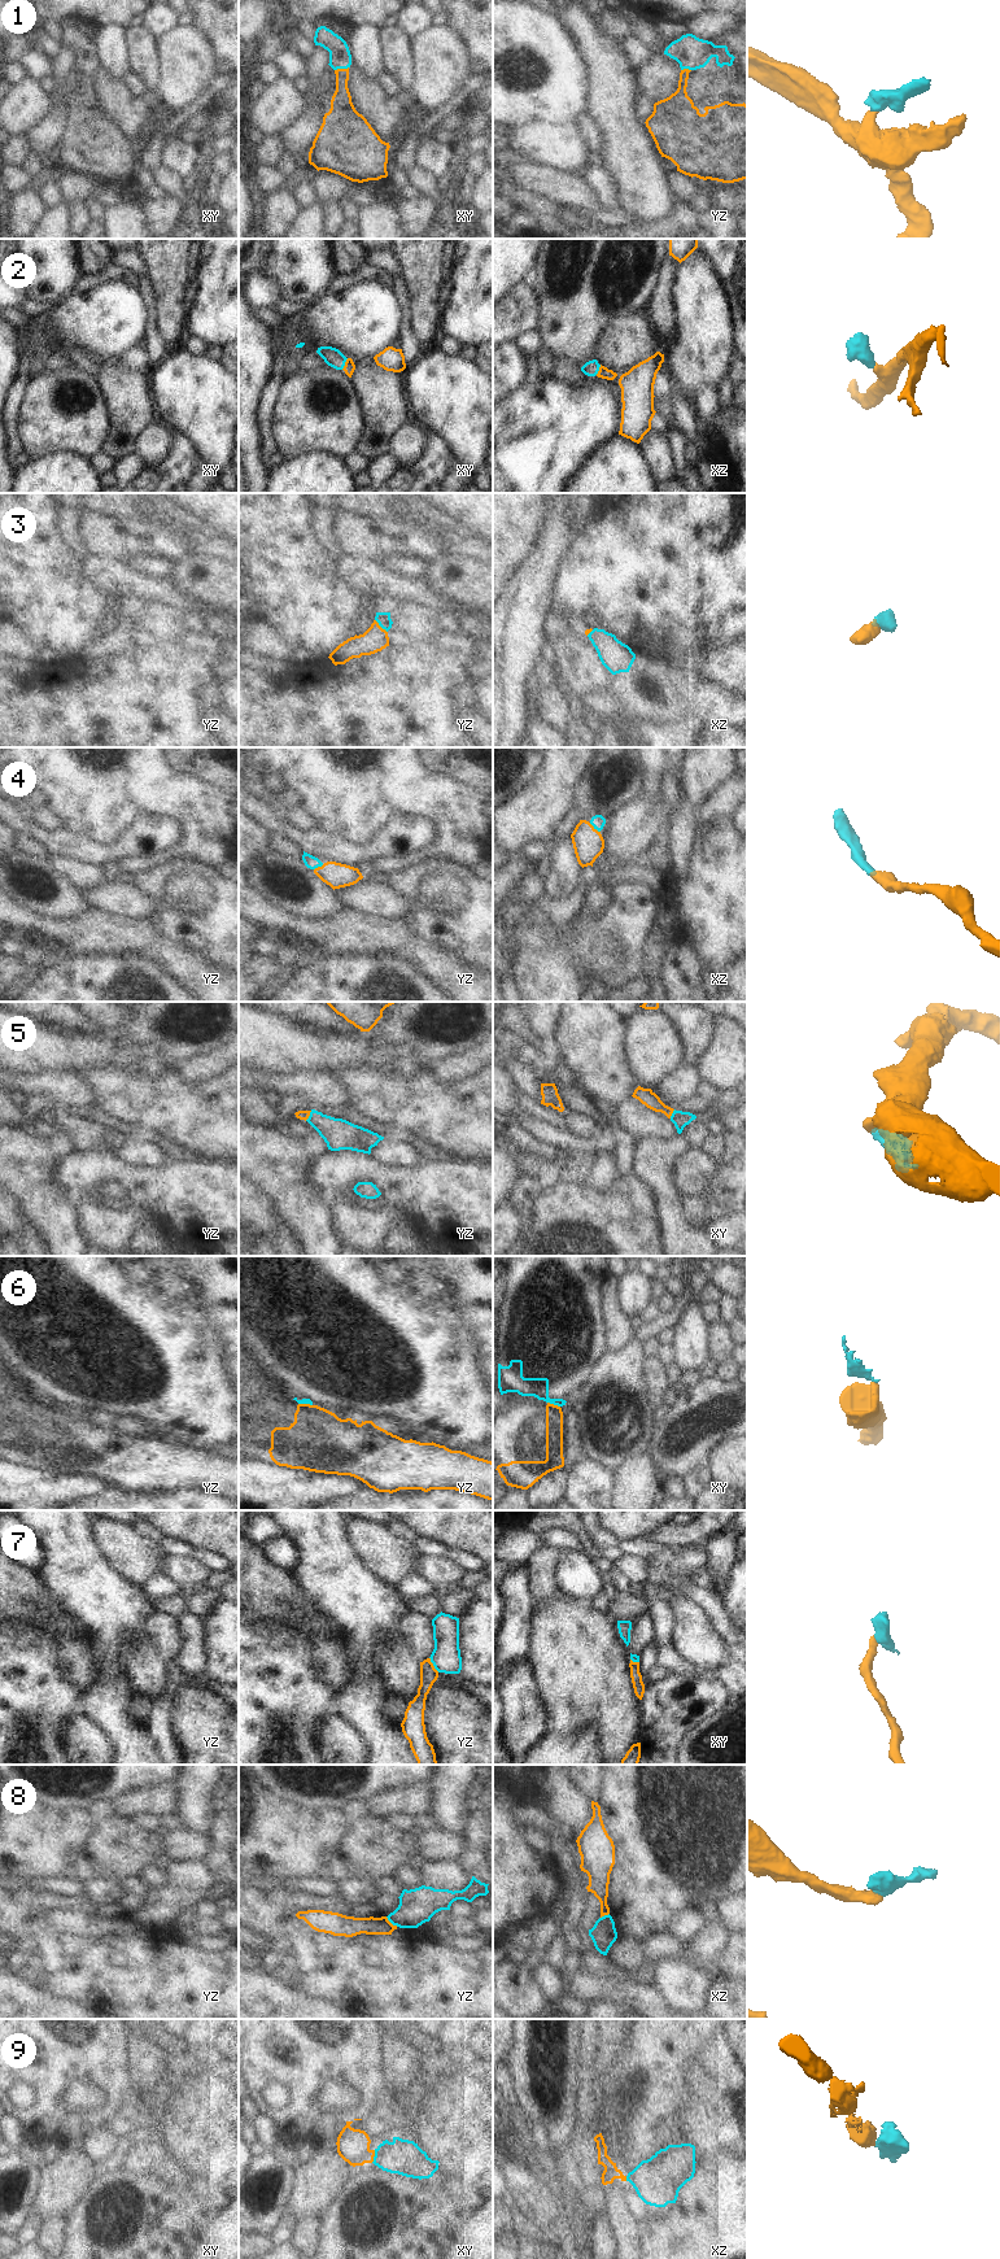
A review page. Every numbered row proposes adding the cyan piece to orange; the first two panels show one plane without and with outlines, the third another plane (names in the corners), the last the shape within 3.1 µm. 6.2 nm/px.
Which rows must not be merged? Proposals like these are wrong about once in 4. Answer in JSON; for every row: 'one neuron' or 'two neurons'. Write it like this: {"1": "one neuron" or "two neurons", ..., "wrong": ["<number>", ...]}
{"1": "one neuron", "2": "one neuron", "3": "one neuron", "4": "one neuron", "5": "two neurons", "6": "two neurons", "7": "one neuron", "8": "two neurons", "9": "two neurons", "wrong": ["5", "6", "8", "9"]}

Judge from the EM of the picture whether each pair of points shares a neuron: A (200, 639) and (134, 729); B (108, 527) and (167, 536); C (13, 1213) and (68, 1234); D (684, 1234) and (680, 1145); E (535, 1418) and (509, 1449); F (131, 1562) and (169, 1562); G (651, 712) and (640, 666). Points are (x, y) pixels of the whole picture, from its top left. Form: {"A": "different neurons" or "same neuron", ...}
{"A": "different neurons", "B": "same neuron", "C": "different neurons", "D": "same neuron", "E": "same neuron", "F": "different neurons", "G": "same neuron"}

